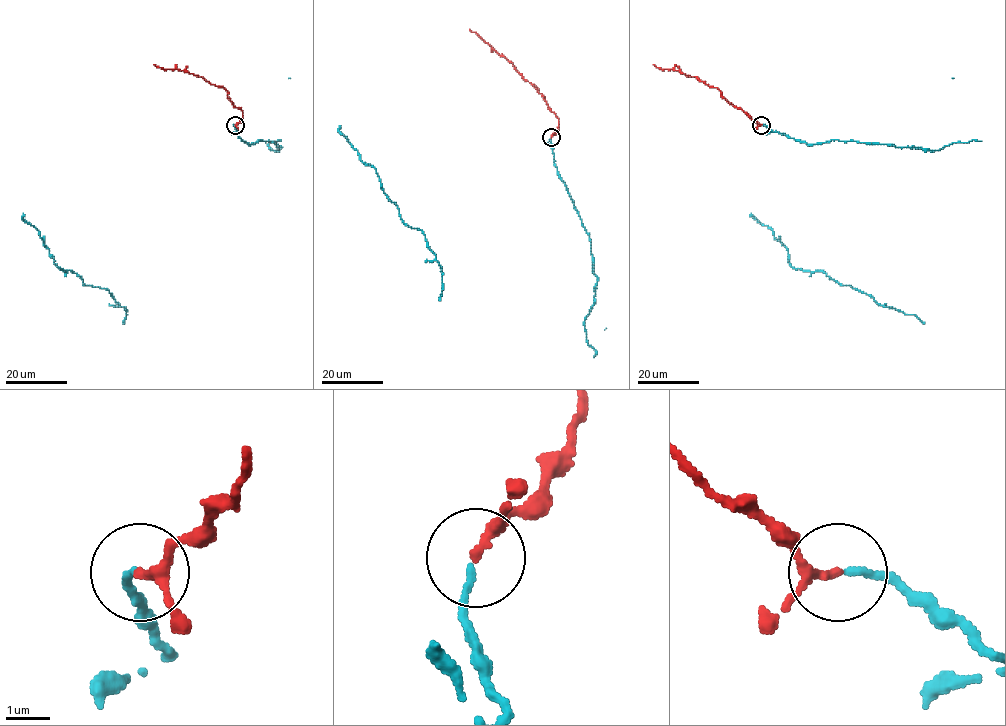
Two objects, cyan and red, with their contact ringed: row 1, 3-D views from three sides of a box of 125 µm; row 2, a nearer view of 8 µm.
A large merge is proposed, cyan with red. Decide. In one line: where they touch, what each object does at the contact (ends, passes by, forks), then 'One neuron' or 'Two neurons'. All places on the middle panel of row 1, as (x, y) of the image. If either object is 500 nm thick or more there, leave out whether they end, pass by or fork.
Place: (551, 137). At the ring cyan ends. At the ring red passes by. One neuron

